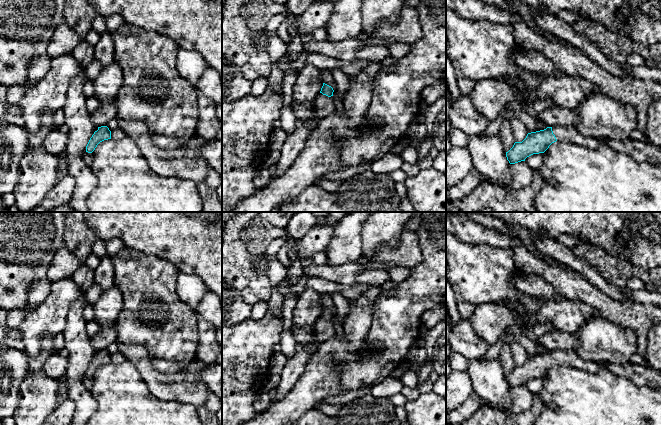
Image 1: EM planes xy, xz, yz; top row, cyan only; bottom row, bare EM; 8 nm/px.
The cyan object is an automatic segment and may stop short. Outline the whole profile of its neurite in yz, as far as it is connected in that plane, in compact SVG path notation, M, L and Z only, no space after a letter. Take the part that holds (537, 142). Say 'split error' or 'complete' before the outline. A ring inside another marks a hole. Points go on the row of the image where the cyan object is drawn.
split error | M575 126L547 127L544 130L528 133L522 142L515 142L506 152L510 164L515 164L533 154L544 153L554 142L572 143L590 149L606 145L606 139L582 135Z

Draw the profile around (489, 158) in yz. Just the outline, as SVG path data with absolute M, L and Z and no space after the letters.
M484 132L477 136L469 136L466 148L471 154L473 167L481 175L486 176L493 185L511 191L510 163L499 134L486 136Z

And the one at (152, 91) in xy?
M124 23L111 35L114 42L114 61L121 66L123 72L122 85L114 100L117 119L144 122L153 144L163 151L184 147L197 134L198 99L195 95L195 87L177 70L178 45L167 36L128 23Z

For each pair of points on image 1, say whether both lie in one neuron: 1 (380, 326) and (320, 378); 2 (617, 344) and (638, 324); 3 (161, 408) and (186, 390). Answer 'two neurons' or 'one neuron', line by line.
1: one neuron
2: two neurons
3: two neurons

